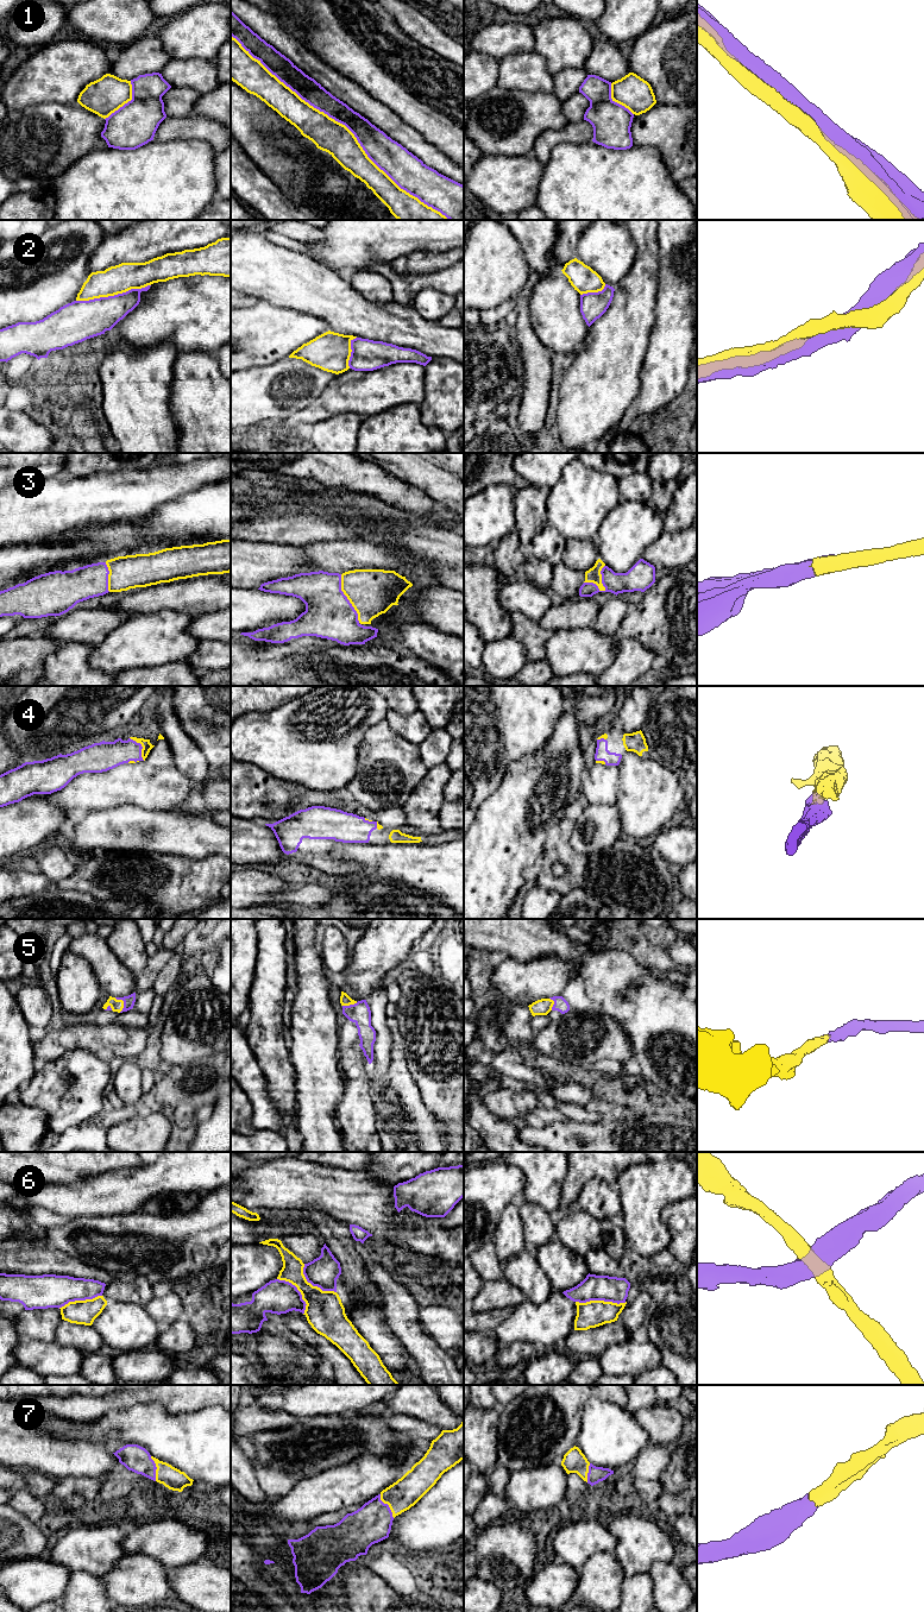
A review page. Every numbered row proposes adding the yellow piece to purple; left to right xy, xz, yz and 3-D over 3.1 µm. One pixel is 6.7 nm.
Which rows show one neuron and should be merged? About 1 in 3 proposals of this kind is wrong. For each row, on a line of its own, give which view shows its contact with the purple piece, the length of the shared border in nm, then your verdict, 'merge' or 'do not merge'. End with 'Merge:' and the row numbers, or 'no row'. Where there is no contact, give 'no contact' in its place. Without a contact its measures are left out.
1: contact in xz; length 1950 nm; do not merge
2: contact in xy; length 500 nm; do not merge
3: contact in xz; length 380 nm; merge
4: contact in xy; length 190 nm; merge
5: contact in xy; length 110 nm; merge
6: contact in yz; length 340 nm; do not merge
7: contact in xz; length 190 nm; merge
Merge: 3, 4, 5, 7

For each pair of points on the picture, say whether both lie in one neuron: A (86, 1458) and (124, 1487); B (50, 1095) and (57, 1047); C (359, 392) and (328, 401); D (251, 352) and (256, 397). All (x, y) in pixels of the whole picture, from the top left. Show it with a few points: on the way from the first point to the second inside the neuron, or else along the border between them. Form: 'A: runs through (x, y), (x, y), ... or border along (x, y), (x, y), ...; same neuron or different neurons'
A: border along (77, 1477), (89, 1477), (105, 1481); different neurons
B: border along (83, 1050), (69, 1050), (45, 1062); different neurons
C: runs through (352, 392), (343, 394), (335, 398); same neuron
D: border along (280, 359), (265, 365), (243, 369); different neurons

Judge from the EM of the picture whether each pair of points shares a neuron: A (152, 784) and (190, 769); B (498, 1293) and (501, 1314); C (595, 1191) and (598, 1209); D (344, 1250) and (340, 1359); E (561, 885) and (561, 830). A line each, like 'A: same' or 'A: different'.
A: different
B: different
C: same
D: same
E: same

